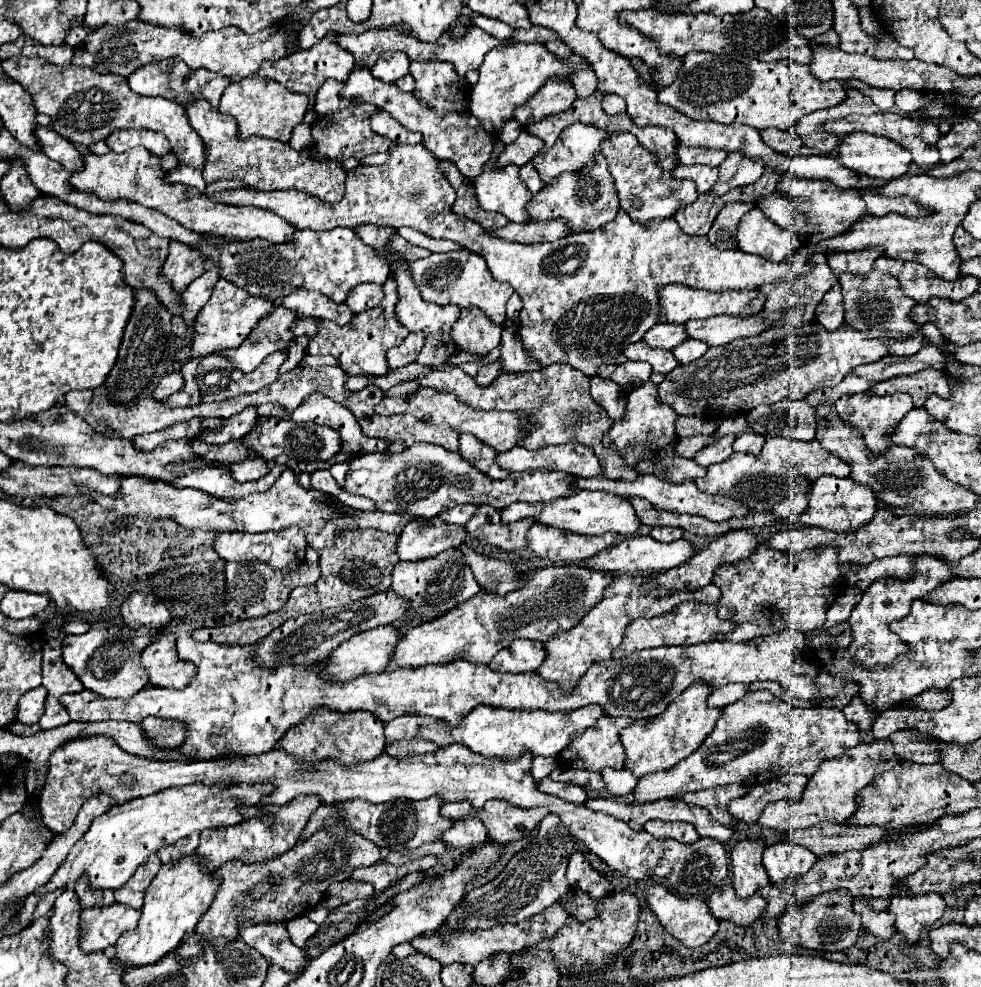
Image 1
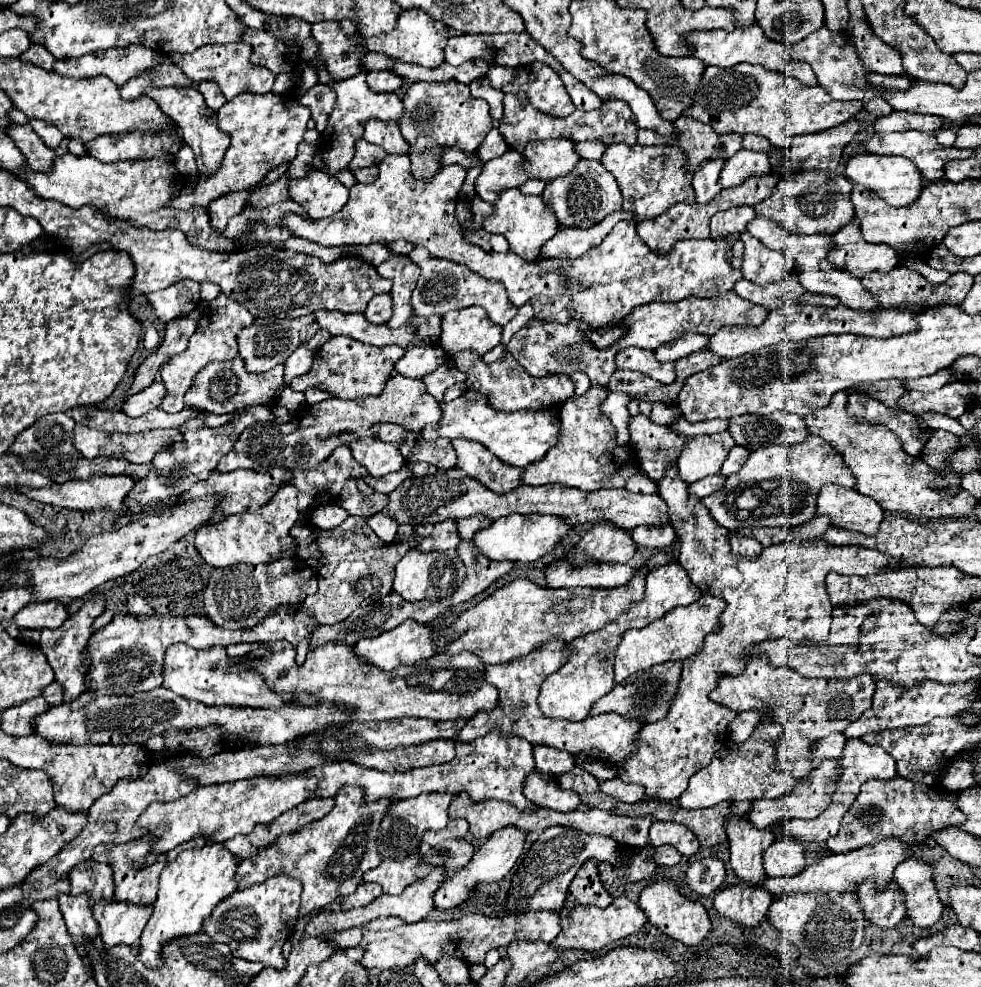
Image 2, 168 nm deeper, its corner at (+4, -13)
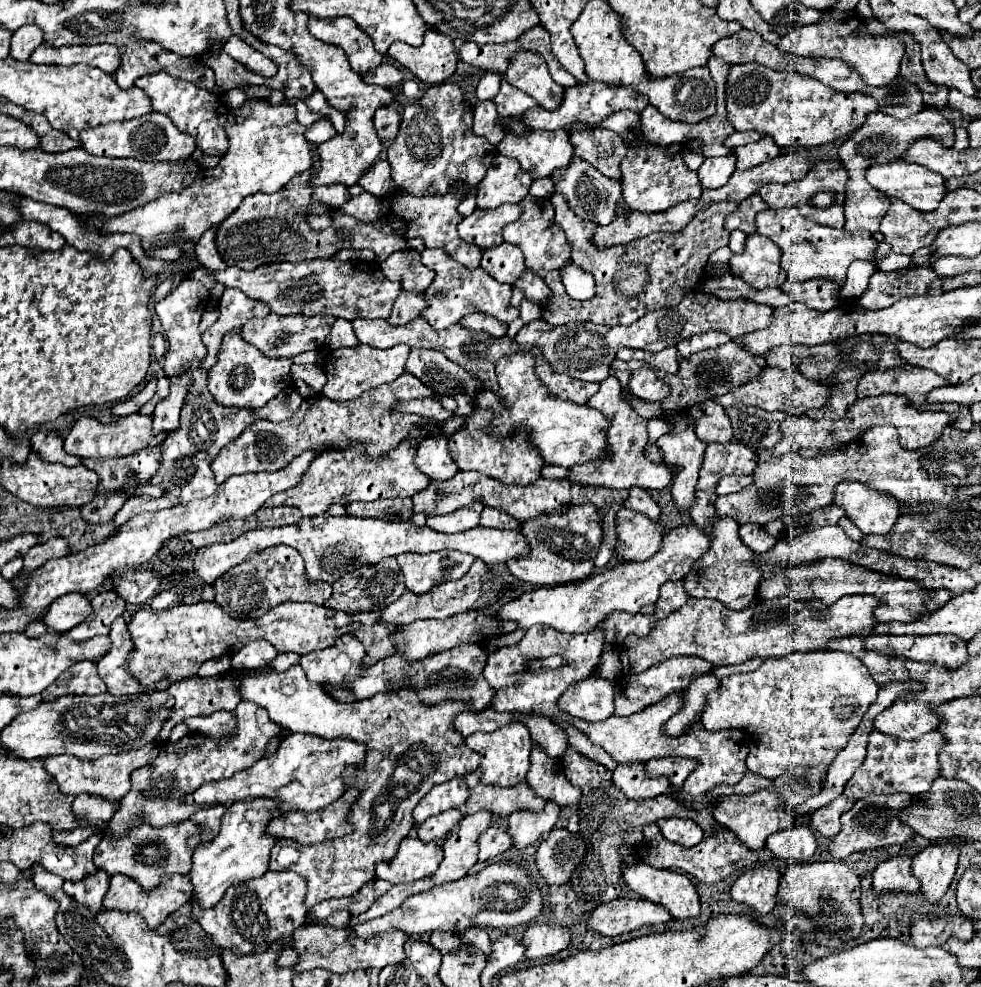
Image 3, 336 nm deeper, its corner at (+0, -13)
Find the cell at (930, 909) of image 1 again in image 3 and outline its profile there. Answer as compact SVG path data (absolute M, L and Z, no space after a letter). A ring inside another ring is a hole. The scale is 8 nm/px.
M957 841L935 843L913 857L911 873L919 879L921 893L929 903L937 903L953 881L959 857L957 847L953 849L953 845L957 845Z

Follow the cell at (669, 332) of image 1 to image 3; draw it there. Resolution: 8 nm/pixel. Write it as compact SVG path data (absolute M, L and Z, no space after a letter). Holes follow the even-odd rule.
M707 331L707 333L693 335L693 337L683 339L681 343L677 343L677 353L679 353L679 357L689 357L689 355L693 355L693 353L697 353L697 351L723 345L723 343L727 343L729 339L731 339L731 337L727 337L727 333Z

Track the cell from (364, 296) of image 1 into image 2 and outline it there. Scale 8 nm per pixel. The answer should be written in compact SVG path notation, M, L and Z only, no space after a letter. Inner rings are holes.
M377 295L369 301L367 305L367 311L365 311L365 317L371 321L371 323L387 323L391 319L391 295Z

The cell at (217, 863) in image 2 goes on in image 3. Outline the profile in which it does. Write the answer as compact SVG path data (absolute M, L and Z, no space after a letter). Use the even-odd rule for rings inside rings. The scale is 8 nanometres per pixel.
M255 801L255 805L231 805L223 815L217 837L201 841L193 849L193 867L189 871L193 885L191 903L199 903L201 909L217 905L231 885L249 881L267 871L267 857L271 845L275 845L273 837L265 837L267 823L271 819L267 809L275 809L275 805L267 805L267 801Z

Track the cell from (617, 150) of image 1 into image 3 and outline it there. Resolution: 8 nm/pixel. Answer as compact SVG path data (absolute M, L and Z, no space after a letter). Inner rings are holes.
M641 145L639 149L627 147L627 153L621 161L621 185L623 185L625 205L631 211L643 211L643 213L665 211L677 203L701 197L697 171L691 171L685 165L681 151L673 153L663 145Z

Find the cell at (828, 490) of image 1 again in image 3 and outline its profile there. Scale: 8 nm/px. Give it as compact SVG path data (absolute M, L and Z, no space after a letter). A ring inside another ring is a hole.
M843 481L835 485L833 503L845 509L845 515L867 535L889 533L899 517L895 497L867 489L863 483L855 481Z

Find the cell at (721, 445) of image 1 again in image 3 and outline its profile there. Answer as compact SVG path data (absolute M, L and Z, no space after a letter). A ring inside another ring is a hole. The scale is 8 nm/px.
M703 401L689 409L695 417L695 433L703 443L727 443L733 439L733 427L723 407L713 401Z

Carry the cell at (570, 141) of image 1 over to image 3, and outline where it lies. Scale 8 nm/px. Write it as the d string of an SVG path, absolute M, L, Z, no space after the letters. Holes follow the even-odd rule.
M529 131L527 135L505 135L497 145L499 153L513 157L533 177L551 177L555 169L565 169L573 159L573 145L567 131Z

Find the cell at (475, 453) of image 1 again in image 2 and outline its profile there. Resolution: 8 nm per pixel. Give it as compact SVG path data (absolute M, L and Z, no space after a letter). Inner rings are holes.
M455 439L451 441L453 449L457 451L457 467L463 469L473 479L481 481L487 489L495 493L509 493L521 487L523 469L513 465L503 465L499 457L495 457L487 447L477 441Z

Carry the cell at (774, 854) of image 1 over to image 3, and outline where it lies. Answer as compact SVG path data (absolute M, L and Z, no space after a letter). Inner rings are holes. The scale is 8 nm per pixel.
M791 825L791 829L767 837L765 847L771 851L773 859L807 863L817 851L817 841L807 825Z

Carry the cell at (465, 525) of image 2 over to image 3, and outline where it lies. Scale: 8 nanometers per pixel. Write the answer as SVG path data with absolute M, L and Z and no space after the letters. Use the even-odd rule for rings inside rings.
M485 507L483 513L481 513L481 527L495 527L495 529L515 529L519 527L521 523L515 521L511 515L499 511L499 509L493 509L493 507Z

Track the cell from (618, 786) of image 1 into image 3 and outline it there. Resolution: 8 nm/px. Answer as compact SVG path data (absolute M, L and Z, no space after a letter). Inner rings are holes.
M619 765L613 771L613 785L621 789L629 799L649 799L669 791L667 779L647 779L643 765Z

